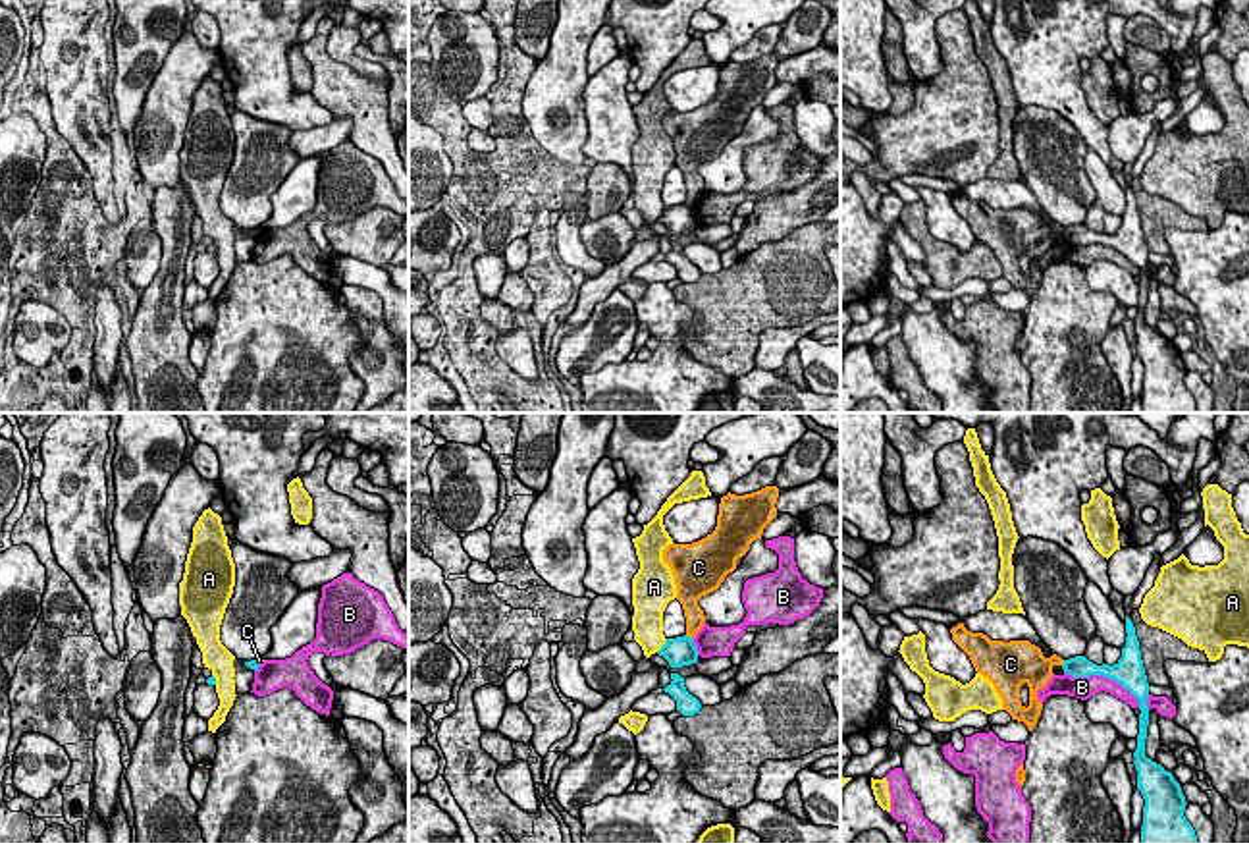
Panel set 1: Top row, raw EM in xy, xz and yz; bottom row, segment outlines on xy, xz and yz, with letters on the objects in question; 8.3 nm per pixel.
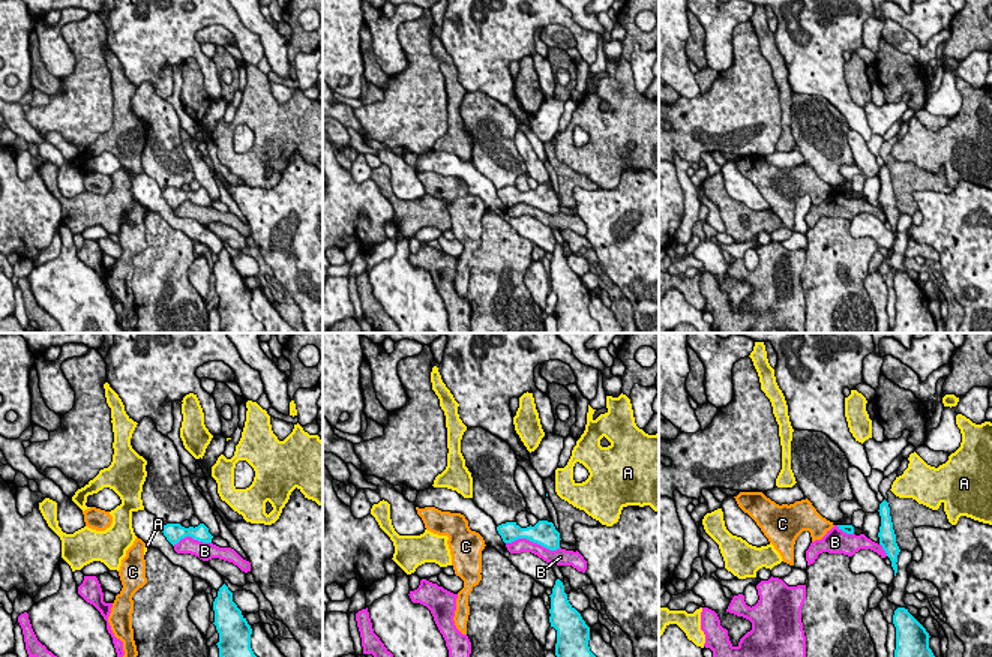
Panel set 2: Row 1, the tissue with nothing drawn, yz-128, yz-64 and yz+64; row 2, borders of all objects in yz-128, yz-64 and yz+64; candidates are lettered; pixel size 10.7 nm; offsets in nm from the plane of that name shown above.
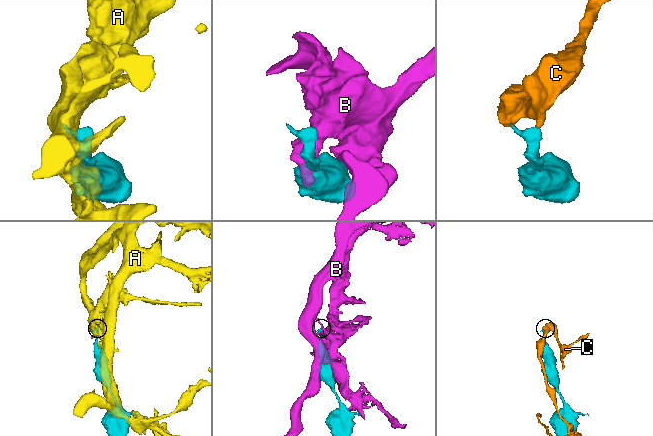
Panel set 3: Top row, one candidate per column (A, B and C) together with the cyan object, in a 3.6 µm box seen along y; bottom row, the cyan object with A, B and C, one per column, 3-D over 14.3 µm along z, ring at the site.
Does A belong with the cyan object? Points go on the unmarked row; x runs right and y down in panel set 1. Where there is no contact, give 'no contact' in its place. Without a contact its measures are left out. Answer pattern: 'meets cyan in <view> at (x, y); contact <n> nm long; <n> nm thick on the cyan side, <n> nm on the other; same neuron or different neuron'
meets cyan in xz at (662, 215); contact 150 nm long; 240 nm thick on the cyan side, 260 nm on the other; different neuron

